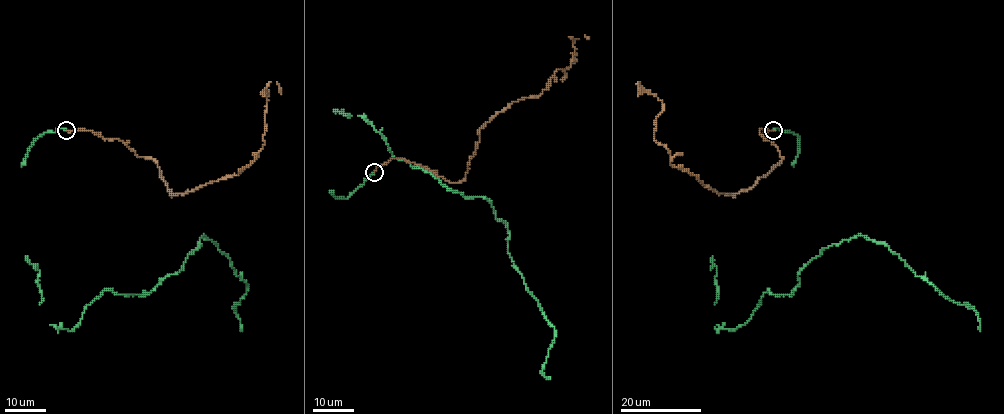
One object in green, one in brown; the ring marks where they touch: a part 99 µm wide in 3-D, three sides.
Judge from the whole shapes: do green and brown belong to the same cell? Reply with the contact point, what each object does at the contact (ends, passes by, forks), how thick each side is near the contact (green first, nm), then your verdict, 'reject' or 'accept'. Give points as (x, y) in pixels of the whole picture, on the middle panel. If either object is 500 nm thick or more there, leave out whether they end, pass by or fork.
at (374, 172); green ends there; brown ends there; 190 nm thick on the green side, 160 nm on the other; accept

